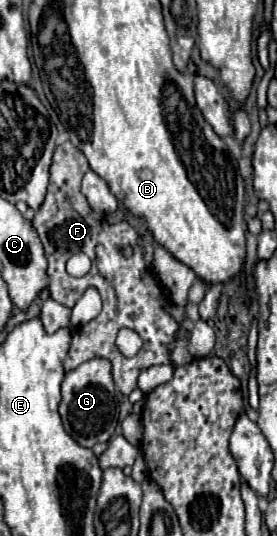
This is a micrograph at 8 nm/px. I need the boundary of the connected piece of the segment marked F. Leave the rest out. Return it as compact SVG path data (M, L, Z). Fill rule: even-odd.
M70 141L58 145L50 167L48 193L36 217L32 219L32 225L36 227L44 243L44 251L48 257L48 275L50 275L48 291L54 301L72 307L88 287L96 287L102 299L106 295L112 297L114 303L112 309L102 309L96 319L86 323L84 327L78 327L72 333L72 343L64 359L64 371L74 371L80 363L86 363L88 359L96 359L96 357L108 359L112 363L112 377L116 389L124 395L130 395L136 389L138 375L144 369L152 365L170 363L168 345L174 341L174 335L180 329L180 325L174 321L172 315L164 311L168 297L164 297L162 287L158 285L152 271L144 263L144 255L138 245L136 231L128 225L128 221L120 221L118 225L108 225L98 213L90 209L86 197L80 193L80 181L88 169L90 167L84 153L76 149ZM74 253L86 253L92 259L92 269L84 277L72 277L66 271L66 261ZM122 327L136 331L144 341L142 349L134 357L122 357L122 353L114 343L116 333Z

